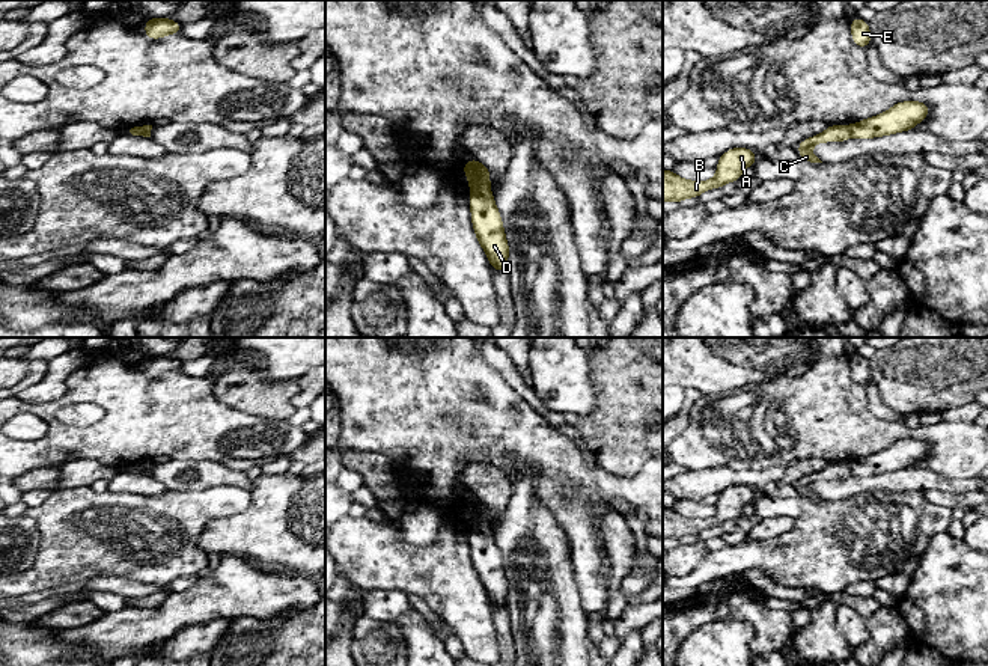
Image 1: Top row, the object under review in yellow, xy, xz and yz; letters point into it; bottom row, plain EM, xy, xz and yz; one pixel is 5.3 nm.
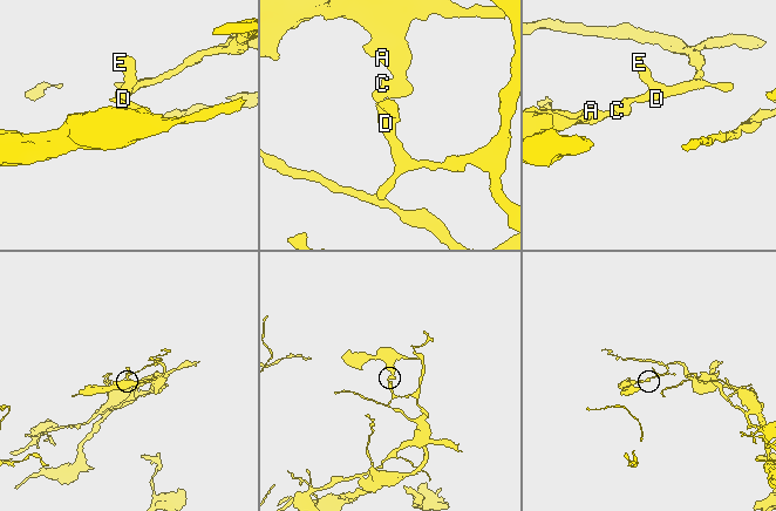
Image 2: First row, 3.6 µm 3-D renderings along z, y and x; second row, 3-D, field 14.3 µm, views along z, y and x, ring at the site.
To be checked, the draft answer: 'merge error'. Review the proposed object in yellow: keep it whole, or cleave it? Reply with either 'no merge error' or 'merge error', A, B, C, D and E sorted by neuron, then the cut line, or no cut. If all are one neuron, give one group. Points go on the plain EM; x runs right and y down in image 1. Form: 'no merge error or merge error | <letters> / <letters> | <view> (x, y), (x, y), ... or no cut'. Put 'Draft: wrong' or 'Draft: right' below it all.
merge error | A B C / D E | xz (488, 525), (473, 529)
Draft: right

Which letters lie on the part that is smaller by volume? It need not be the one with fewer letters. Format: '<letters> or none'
A, B, C

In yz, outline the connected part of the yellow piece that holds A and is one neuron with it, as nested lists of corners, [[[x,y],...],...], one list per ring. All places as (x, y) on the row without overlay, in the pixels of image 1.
[[[732,485],[718,494],[717,511],[709,518],[688,518],[679,515],[673,508],[663,508],[663,539],[681,541],[688,535],[699,535],[703,529],[721,526],[727,520],[743,515],[747,503],[755,503],[758,494],[749,485]]]

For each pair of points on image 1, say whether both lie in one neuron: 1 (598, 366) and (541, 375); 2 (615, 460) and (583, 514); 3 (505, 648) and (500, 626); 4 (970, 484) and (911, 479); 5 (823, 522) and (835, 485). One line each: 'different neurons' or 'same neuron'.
1: different neurons
2: different neurons
3: same neuron
4: same neuron
5: different neurons

